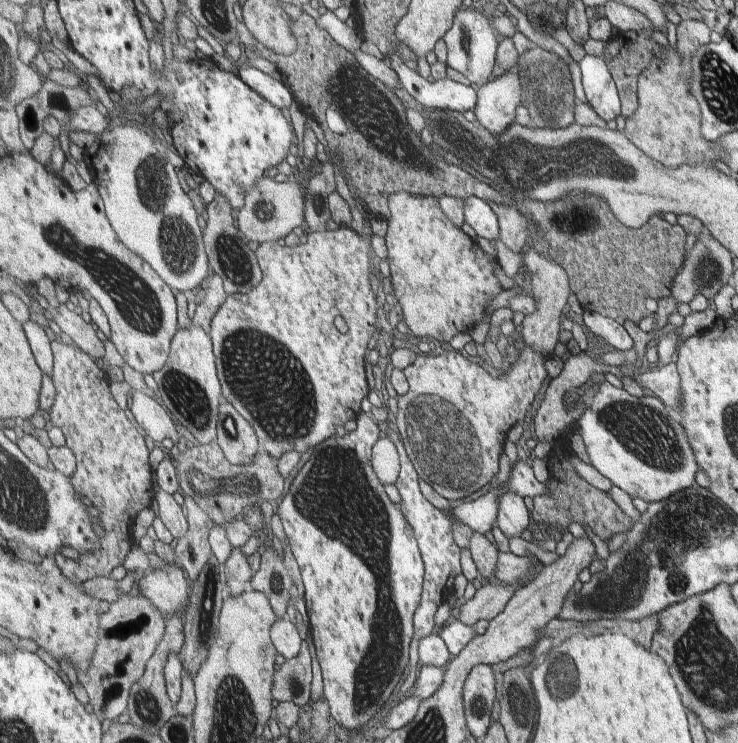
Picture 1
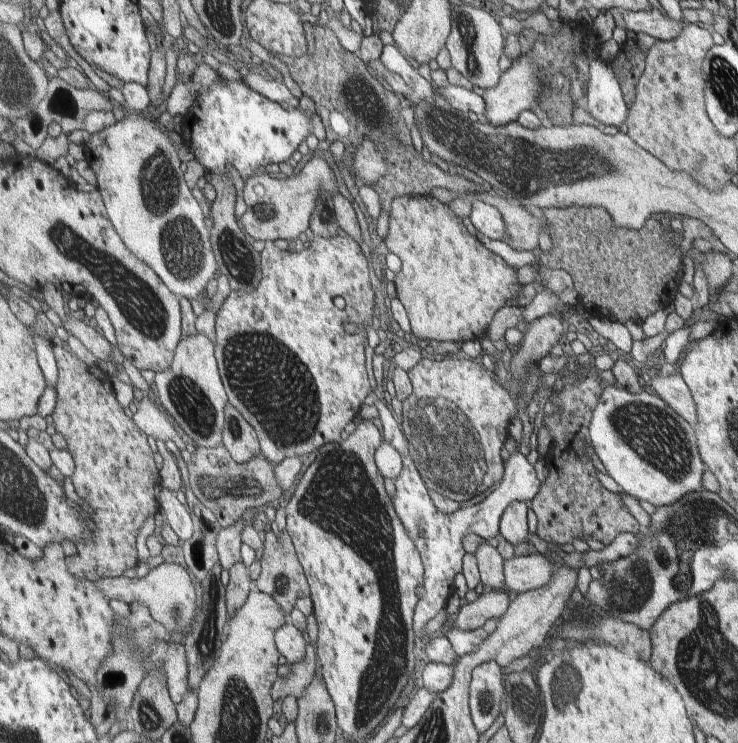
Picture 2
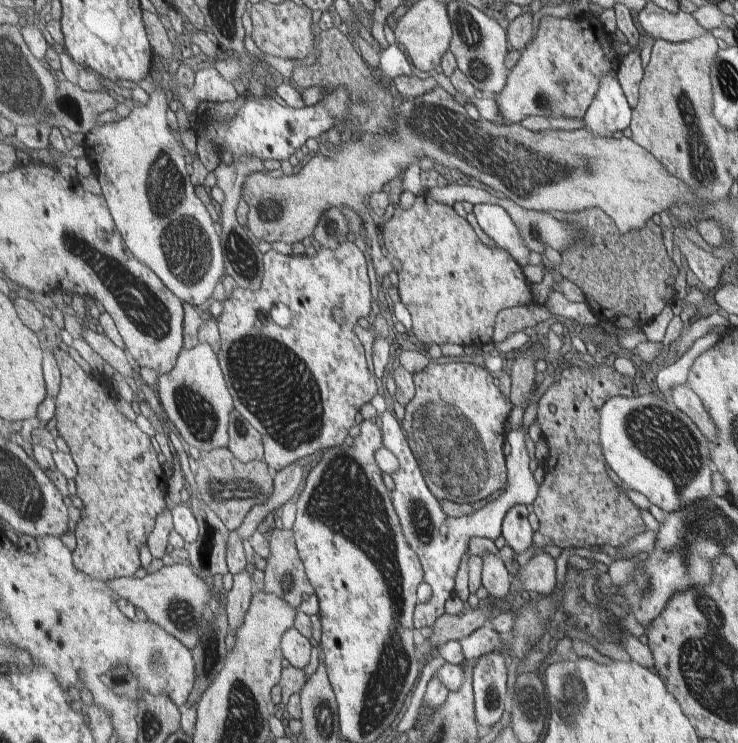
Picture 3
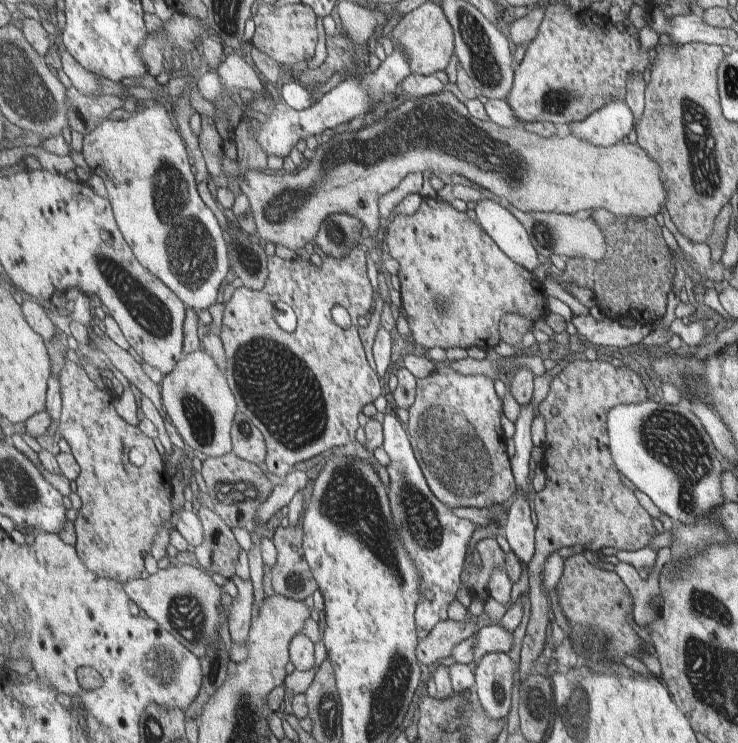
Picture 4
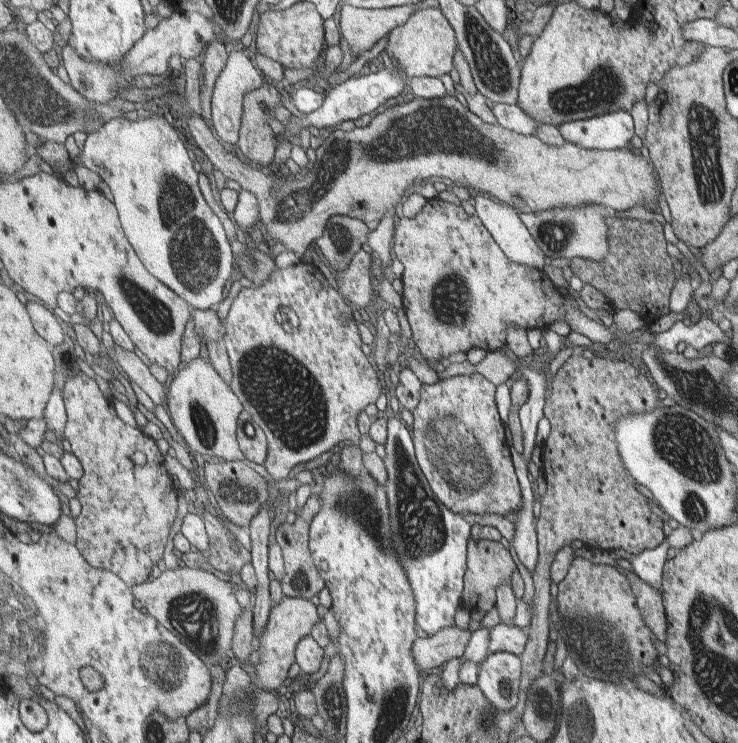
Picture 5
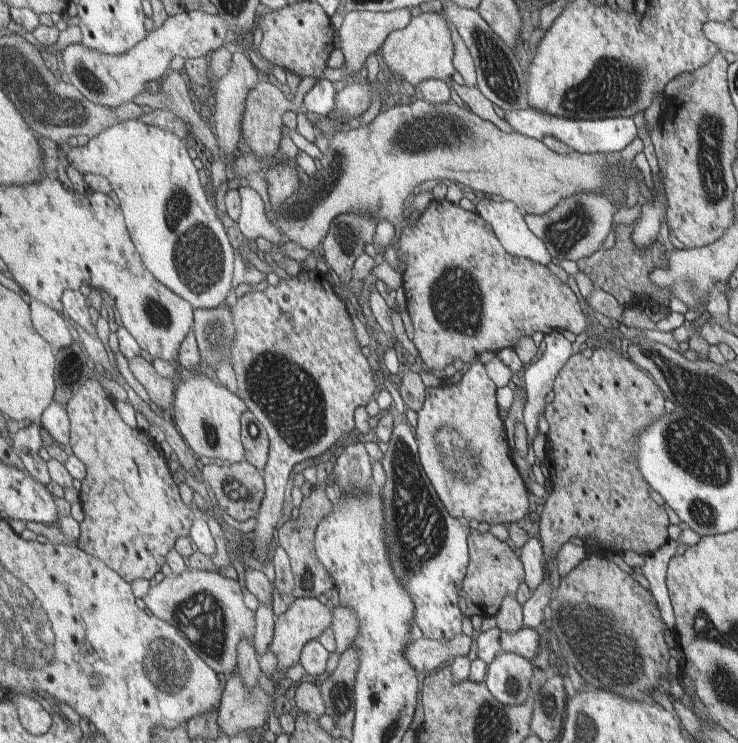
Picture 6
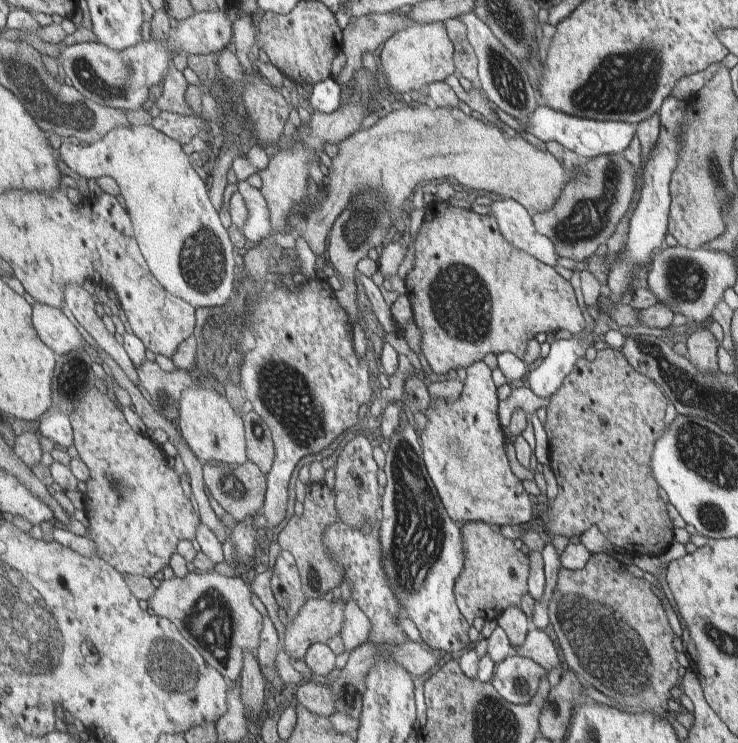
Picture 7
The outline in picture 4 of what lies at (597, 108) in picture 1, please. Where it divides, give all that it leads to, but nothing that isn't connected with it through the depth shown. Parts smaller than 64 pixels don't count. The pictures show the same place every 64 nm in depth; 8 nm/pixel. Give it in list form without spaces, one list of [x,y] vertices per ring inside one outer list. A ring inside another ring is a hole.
[[[625,100],[605,104],[583,121],[570,124],[570,132],[597,147],[615,146],[633,130],[633,110]]]

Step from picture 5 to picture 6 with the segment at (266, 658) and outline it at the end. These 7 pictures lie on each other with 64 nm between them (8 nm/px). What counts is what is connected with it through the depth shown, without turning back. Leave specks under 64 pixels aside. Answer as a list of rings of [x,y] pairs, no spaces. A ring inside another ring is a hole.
[[[298,597],[291,606],[275,620],[274,637],[271,642],[270,650],[276,654],[278,659],[279,676],[282,677],[287,668],[299,664],[301,652],[304,648],[318,640],[319,635],[326,629],[331,628],[332,610],[327,610],[325,601],[319,597]]]

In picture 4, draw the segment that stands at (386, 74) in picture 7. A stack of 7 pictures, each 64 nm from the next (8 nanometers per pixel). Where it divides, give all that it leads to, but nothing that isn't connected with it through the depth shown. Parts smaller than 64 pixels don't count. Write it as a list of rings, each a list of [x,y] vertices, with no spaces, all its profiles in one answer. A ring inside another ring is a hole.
[[[427,2],[398,21],[392,30],[391,43],[404,53],[415,74],[435,75],[436,72],[449,68],[449,62],[456,54],[456,32],[444,8],[437,2]]]

